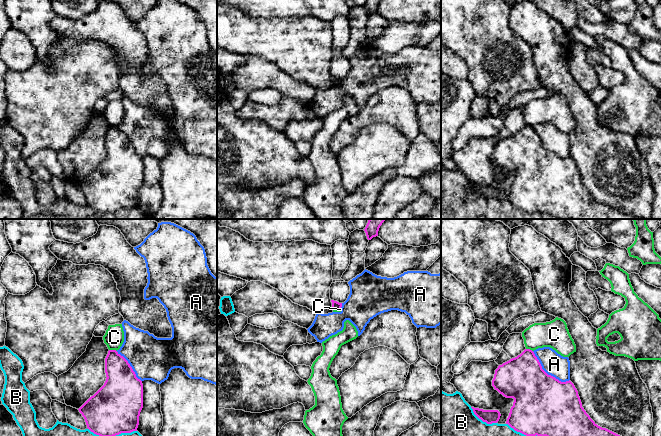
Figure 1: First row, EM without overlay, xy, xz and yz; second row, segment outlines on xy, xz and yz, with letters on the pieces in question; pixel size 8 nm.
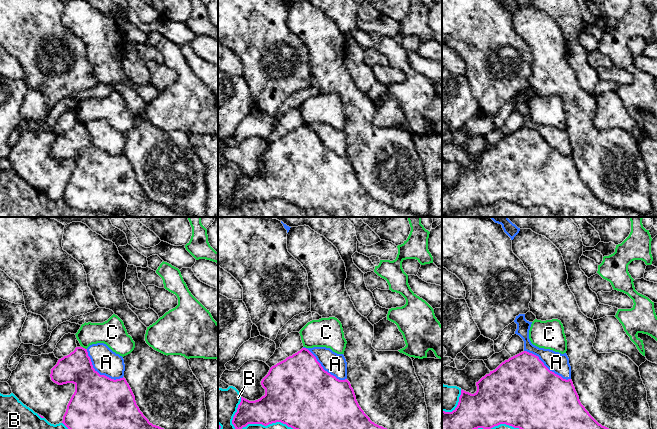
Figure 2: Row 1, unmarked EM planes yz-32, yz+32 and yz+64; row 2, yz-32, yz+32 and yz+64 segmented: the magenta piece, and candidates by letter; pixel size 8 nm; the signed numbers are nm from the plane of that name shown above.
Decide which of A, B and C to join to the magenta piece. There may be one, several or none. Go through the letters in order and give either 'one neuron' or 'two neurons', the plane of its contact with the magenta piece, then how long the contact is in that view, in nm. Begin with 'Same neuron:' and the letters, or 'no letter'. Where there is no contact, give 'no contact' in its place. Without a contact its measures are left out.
Same neuron: no letter
A: two neurons; contact in yz; length 380 nm
B: two neurons; contact in yz; length 260 nm
C: two neurons; contact in xy; length 70 nm

